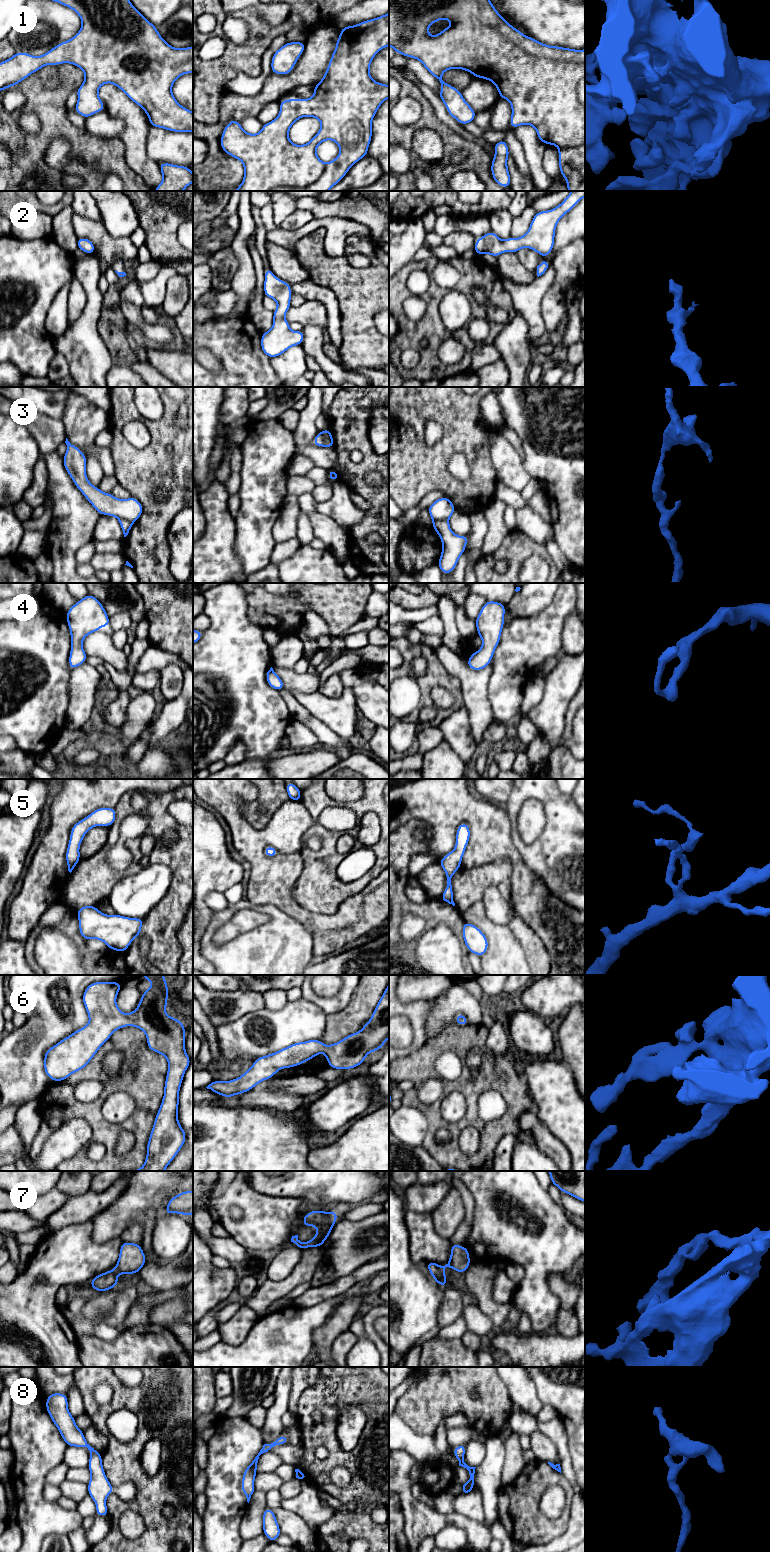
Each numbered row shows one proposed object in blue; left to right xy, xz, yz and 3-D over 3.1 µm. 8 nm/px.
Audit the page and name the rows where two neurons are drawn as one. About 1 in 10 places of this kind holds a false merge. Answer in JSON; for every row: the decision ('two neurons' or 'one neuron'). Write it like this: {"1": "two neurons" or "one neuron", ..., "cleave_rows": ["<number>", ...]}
{"1": "one neuron", "2": "one neuron", "3": "two neurons", "4": "one neuron", "5": "one neuron", "6": "one neuron", "7": "one neuron", "8": "one neuron", "cleave_rows": ["3"]}

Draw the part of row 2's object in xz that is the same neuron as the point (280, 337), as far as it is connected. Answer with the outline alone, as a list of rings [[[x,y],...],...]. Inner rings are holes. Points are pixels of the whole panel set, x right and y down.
[[[265,269],[264,295],[277,302],[277,309],[273,312],[273,327],[261,336],[261,350],[269,358],[282,355],[289,348],[301,345],[304,340],[304,332],[292,331],[285,315],[291,307],[290,299],[292,291],[290,284],[279,280],[269,269]]]

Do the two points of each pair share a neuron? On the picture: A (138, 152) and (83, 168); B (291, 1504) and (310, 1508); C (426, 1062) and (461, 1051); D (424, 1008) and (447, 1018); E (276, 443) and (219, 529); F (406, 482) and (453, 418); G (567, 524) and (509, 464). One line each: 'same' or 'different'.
A: different
B: same
C: same
D: different
E: different
F: same
G: different

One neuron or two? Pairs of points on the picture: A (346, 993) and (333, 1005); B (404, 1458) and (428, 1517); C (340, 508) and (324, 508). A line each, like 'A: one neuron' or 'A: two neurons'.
A: one neuron
B: one neuron
C: one neuron

